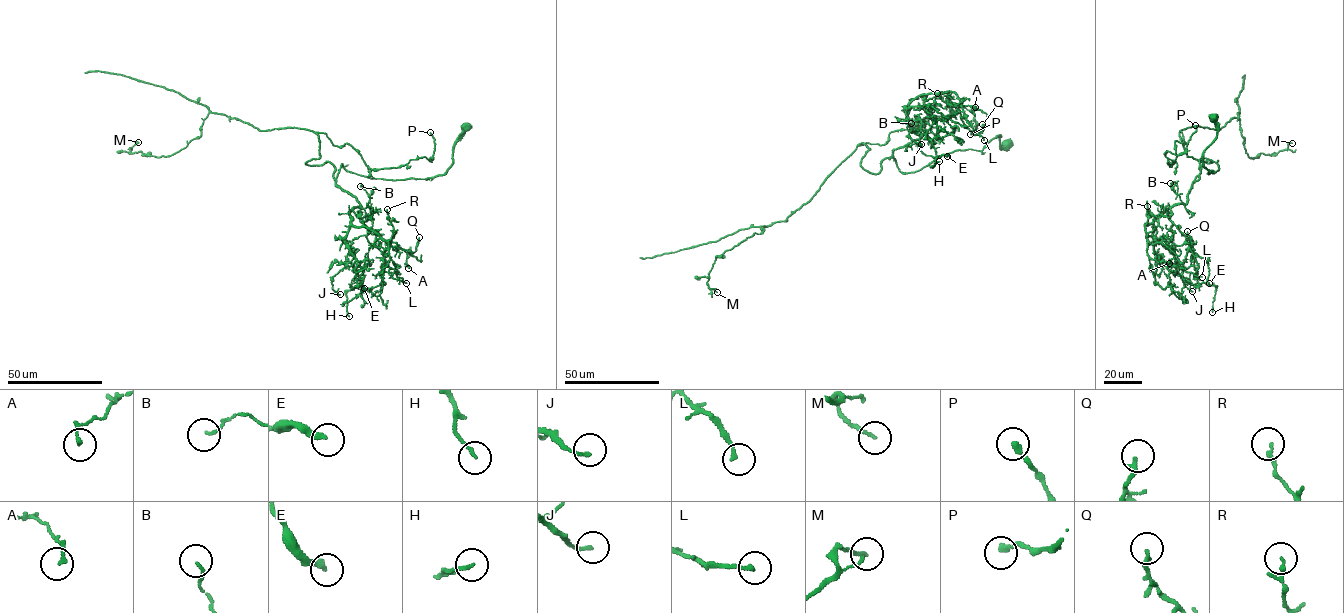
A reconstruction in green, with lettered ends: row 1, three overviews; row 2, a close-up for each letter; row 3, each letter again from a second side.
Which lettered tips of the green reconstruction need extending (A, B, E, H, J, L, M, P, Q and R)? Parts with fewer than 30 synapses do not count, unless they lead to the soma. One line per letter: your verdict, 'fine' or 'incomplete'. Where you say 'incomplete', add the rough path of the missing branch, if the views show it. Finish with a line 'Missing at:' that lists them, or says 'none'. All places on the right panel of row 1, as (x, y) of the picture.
A: fine
B: fine
E: fine
H: fine
J: fine
L: fine
M: fine
P: fine
Q: fine
R: fine
Missing at: none

